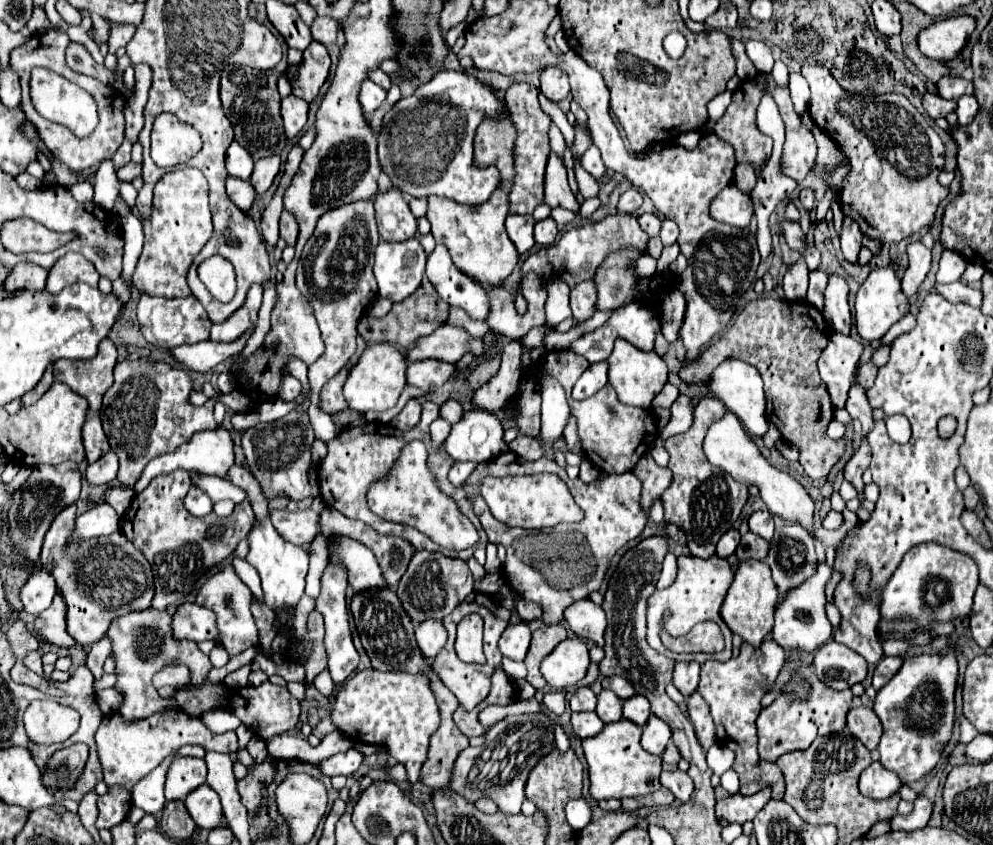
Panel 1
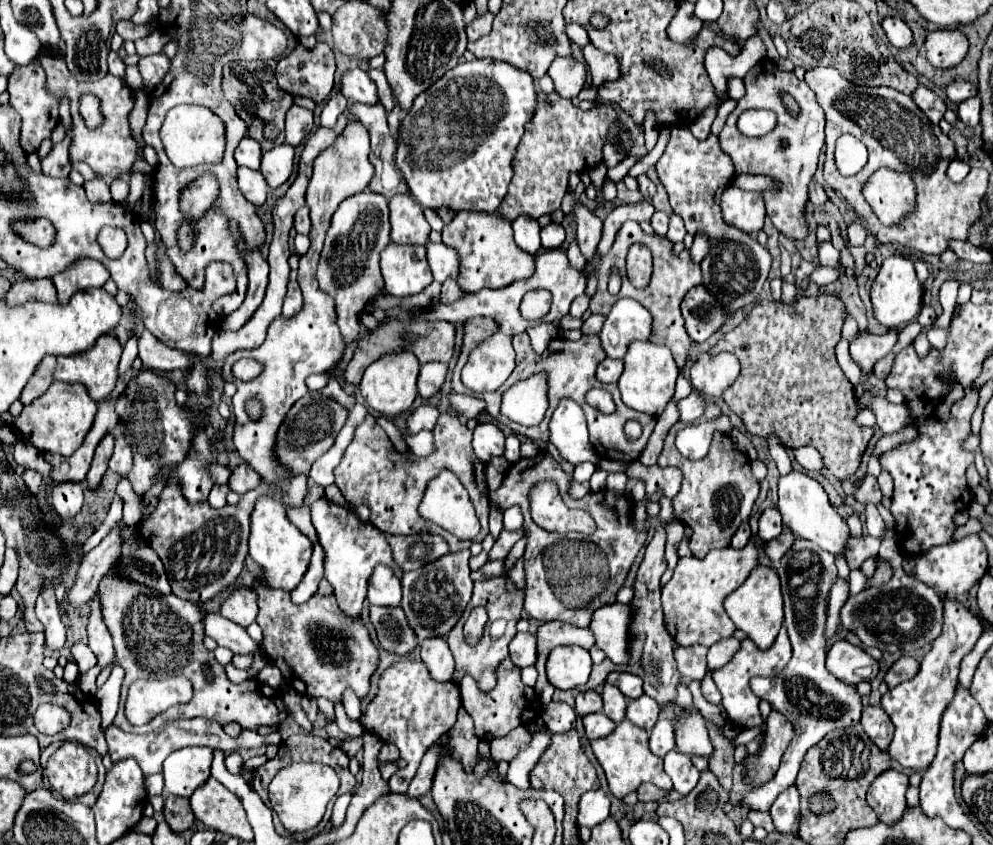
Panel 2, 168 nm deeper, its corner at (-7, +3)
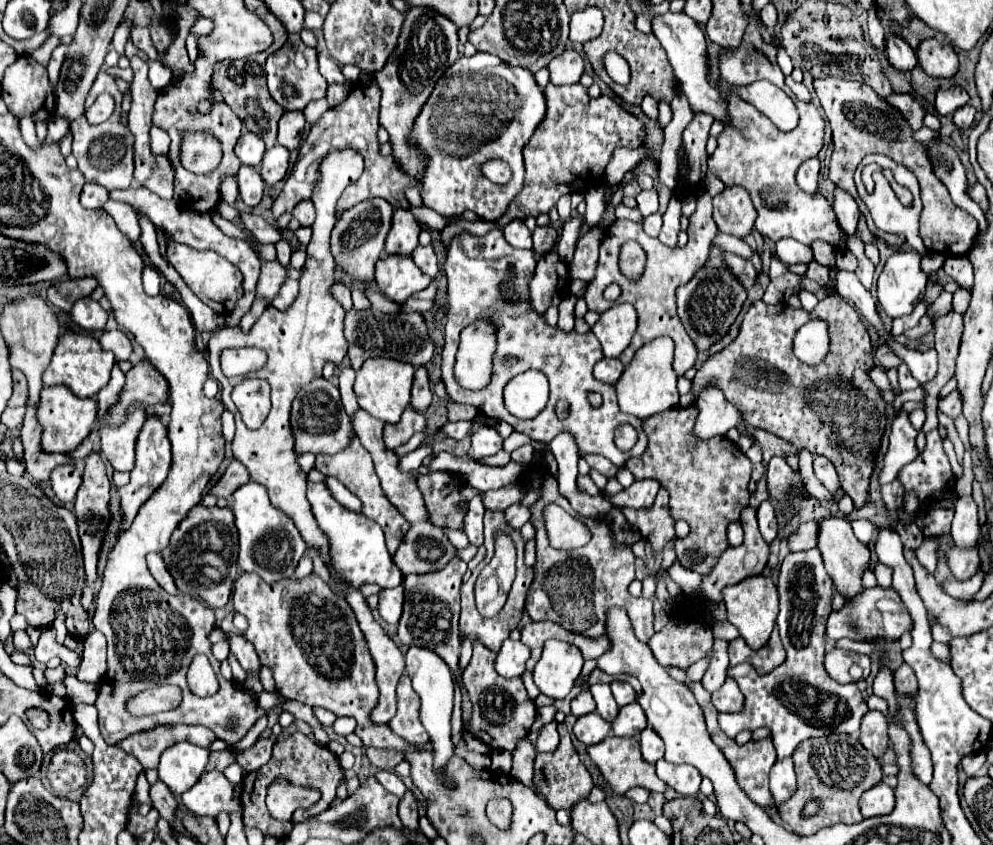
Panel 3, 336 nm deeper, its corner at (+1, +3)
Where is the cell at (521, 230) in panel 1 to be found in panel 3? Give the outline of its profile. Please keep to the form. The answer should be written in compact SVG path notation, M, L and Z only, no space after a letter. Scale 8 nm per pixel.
M512 220L504 228L504 236L506 242L510 242L514 248L532 248L532 234L522 220Z

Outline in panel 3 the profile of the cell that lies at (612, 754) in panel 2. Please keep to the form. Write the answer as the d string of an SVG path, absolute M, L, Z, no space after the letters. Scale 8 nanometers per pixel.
M608 736L604 742L596 744L596 746L588 746L588 754L592 758L592 762L600 768L602 776L606 778L606 782L612 786L612 790L616 794L626 794L630 788L634 786L642 786L648 788L652 792L666 792L666 784L656 776L654 772L654 764L646 762L640 754L640 744L636 738L616 738L616 736Z

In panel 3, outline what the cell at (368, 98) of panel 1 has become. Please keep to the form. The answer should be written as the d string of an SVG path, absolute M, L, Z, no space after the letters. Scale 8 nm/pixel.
M318 54L318 70L328 84L344 84L346 88L350 88L350 84L346 82L346 78L340 72L340 66L330 56Z

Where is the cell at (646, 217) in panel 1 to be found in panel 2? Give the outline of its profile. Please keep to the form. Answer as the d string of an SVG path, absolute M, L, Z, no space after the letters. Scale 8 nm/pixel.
M654 212L650 224L652 224L652 228L656 230L658 236L666 236L666 232L668 232L668 216L664 212Z

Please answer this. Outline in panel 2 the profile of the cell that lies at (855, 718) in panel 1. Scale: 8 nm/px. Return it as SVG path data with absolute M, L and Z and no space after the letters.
M866 706L862 710L862 728L868 734L868 738L880 750L886 750L890 746L890 740L892 740L892 734L894 734L894 726L892 726L892 720L888 718L888 714L882 708Z

